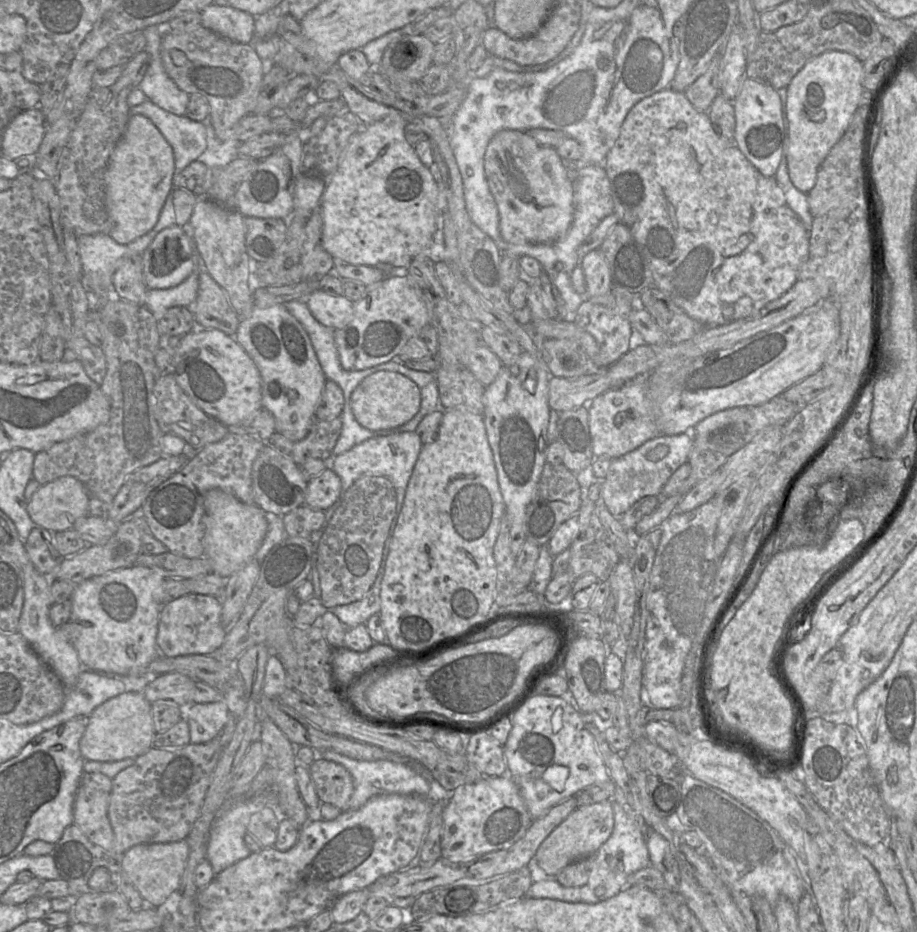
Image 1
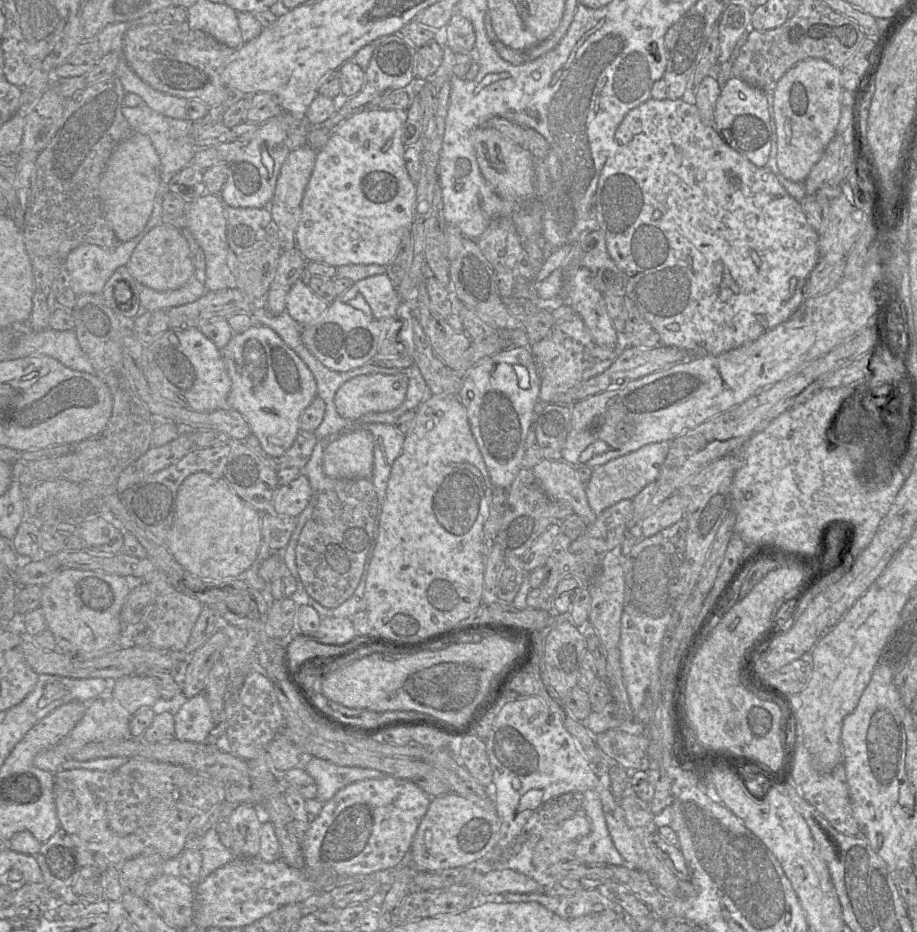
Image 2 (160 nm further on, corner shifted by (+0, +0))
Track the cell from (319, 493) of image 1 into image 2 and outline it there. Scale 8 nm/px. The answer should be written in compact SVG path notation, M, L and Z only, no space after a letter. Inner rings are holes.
M305 475L280 486L273 496L271 515L297 517L310 503L313 490Z

